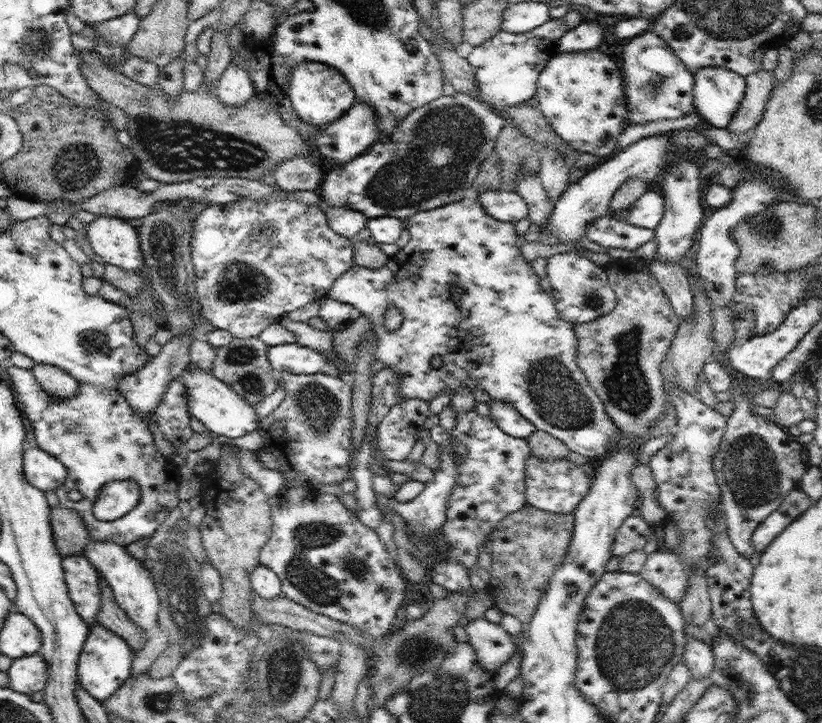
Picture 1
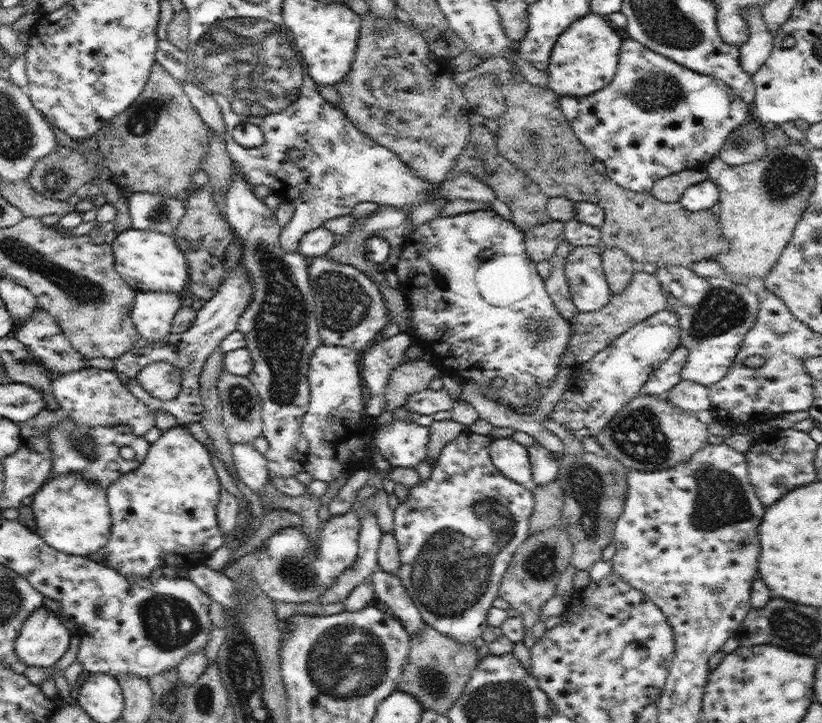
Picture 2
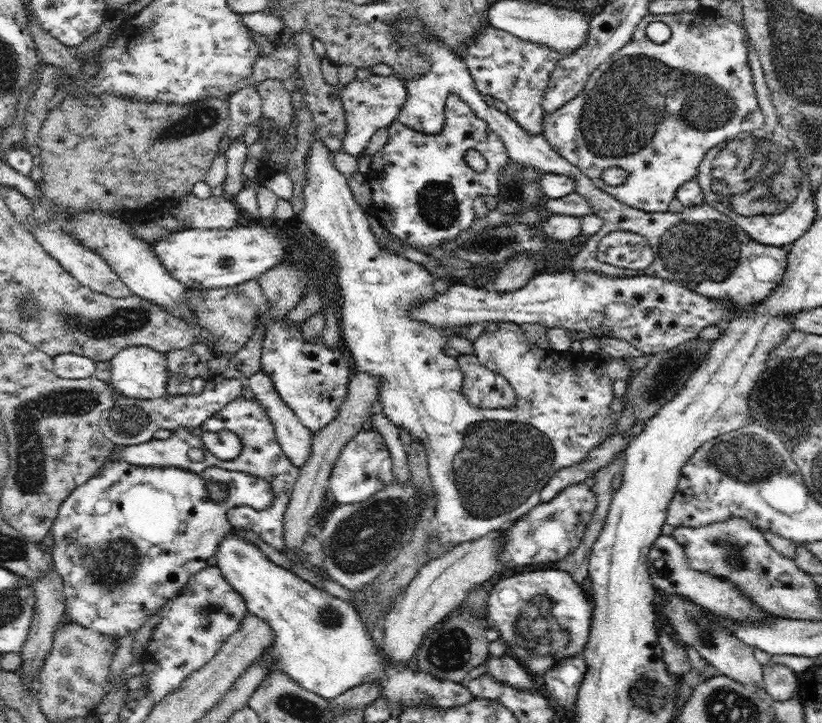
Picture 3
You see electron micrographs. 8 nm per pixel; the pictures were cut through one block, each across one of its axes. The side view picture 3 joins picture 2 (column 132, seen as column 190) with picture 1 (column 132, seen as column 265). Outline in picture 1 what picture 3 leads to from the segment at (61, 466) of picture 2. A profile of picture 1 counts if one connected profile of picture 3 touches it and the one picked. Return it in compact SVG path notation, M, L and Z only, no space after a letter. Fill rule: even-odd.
M10 366L7 370L20 410L31 422L37 446L55 456L67 468L64 483L54 490L60 501L59 506L78 512L92 540L112 540L126 546L136 539L146 537L150 540L179 504L180 469L156 448L146 421L136 415L119 389L79 382L78 393L74 397L60 399L44 391L31 370L16 366ZM132 478L140 485L139 504L132 512L113 521L94 517L93 507L100 487L108 481ZM70 490L79 490L82 499L70 500Z

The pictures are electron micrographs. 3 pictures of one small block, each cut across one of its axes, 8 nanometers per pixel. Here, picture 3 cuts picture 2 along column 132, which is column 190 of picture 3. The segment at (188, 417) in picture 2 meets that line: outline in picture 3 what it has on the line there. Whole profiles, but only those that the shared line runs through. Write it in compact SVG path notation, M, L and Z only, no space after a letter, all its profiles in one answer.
M190 347L172 349L166 353L169 381L166 383L166 393L172 396L183 394L200 394L206 382L213 376L207 362L198 358L198 353Z

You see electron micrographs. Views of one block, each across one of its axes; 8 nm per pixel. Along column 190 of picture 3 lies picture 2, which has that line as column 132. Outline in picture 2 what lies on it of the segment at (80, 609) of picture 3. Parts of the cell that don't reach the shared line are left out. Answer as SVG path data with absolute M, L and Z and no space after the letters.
M174 425L150 445L144 462L132 472L115 480L106 490L112 519L108 544L100 552L105 556L105 565L117 570L127 579L150 577L154 568L173 567L181 572L204 564L210 554L228 539L219 529L217 521L221 485L210 461L208 450L188 428Z

